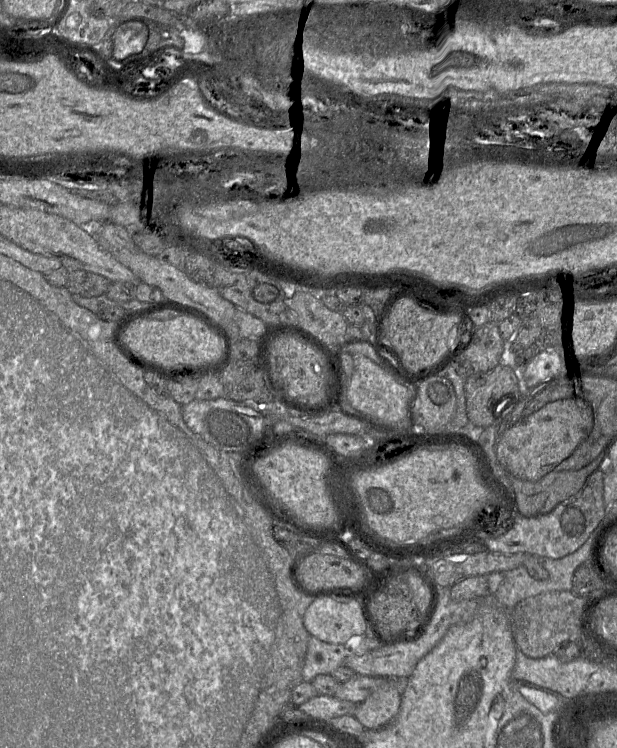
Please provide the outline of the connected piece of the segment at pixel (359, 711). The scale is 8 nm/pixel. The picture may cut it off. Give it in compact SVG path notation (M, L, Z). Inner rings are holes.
M383 678L380 687L366 700L358 704L354 713L355 718L365 729L379 729L390 723L399 713L401 706L401 694L392 684L392 679Z

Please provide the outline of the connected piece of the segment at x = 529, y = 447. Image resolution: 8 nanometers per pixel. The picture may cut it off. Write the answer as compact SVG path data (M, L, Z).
M580 400L549 402L499 435L498 460L513 476L536 481L553 470L586 439L594 426L592 408Z

